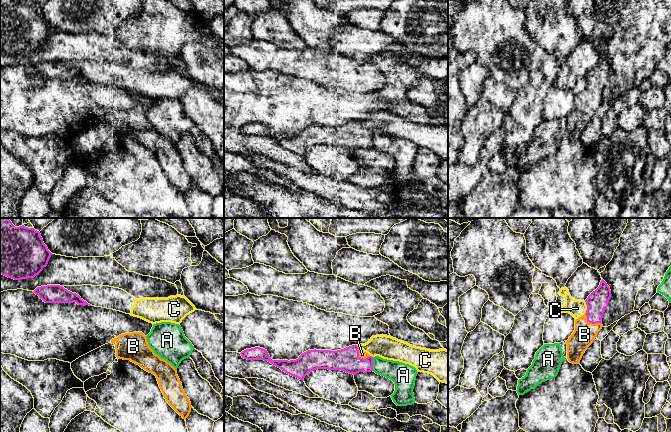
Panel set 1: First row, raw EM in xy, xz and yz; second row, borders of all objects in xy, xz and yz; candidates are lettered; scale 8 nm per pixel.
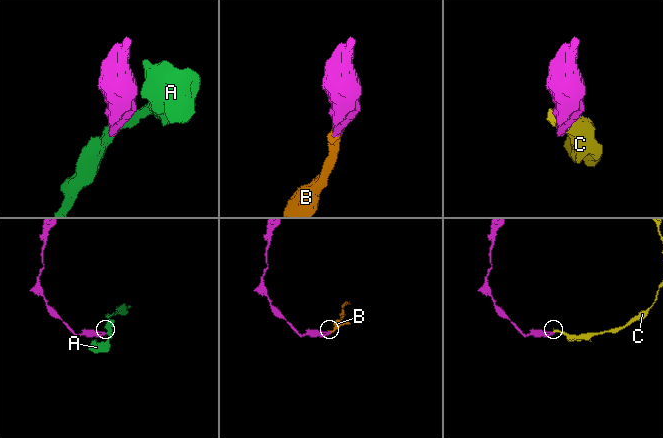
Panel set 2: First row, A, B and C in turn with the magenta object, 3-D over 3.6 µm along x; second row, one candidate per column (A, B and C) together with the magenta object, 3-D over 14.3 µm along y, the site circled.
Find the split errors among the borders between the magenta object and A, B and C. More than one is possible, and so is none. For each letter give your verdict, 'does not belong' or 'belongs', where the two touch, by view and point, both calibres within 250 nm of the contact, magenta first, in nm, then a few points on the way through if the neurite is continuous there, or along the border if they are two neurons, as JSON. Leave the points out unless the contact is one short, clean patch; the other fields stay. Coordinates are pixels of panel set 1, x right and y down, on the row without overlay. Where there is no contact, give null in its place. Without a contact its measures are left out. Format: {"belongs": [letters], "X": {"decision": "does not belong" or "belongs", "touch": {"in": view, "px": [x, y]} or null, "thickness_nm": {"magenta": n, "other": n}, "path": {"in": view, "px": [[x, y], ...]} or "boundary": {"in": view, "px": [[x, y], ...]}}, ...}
{"belongs": ["B"], "A": {"decision": "does not belong", "touch": {"in": "xz", "px": [372, 140]}, "thickness_nm": {"magenta": 190, "other": 180}, "boundary": {"in": "xz", "px": [[374, 133], [372, 146]]}}, "B": {"decision": "belongs", "touch": {"in": "yz", "px": [591, 98]}, "thickness_nm": {"magenta": 180, "other": 170}}, "C": {"decision": "does not belong", "touch": {"in": "yz", "px": [587, 83]}, "thickness_nm": {"magenta": 180, "other": 140}, "boundary": {"in": "yz", "px": [[584, 77], [586, 81], [585, 89]]}}}

